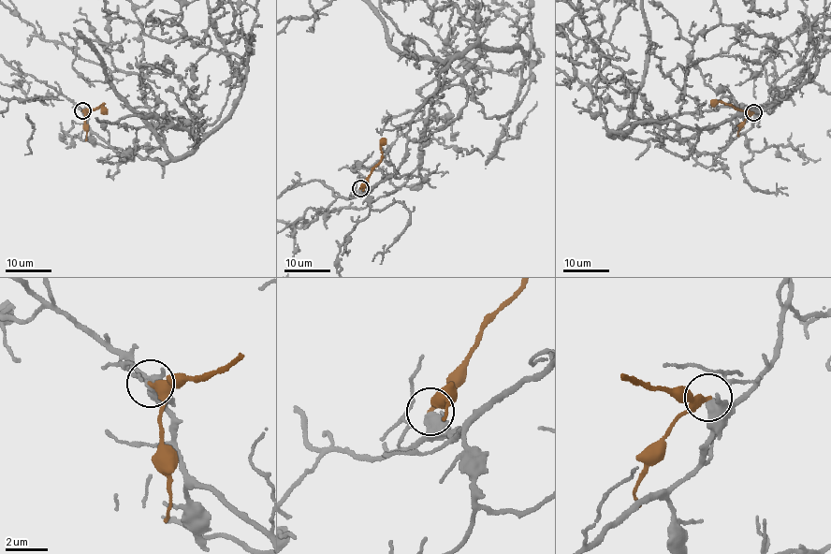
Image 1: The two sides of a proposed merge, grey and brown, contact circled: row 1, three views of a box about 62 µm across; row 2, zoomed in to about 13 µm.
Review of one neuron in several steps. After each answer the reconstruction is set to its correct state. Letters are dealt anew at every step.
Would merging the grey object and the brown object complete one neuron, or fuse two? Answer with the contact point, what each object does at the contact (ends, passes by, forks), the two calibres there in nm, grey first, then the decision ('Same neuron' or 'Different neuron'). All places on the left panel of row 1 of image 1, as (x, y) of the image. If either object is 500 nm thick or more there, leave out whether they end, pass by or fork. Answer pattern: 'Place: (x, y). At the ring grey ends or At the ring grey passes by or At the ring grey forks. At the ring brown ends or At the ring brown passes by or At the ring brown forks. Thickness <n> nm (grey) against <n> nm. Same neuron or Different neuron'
Place: (82, 110). At the ring grey passes by. At the ring brown passes by. Thickness 440 nm (grey) against 260 nm. Different neuron

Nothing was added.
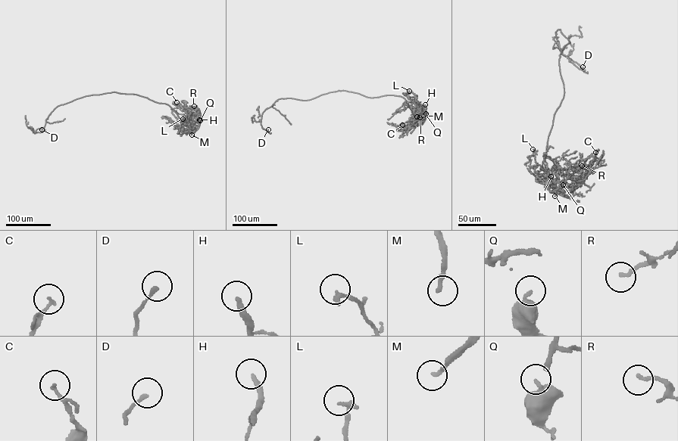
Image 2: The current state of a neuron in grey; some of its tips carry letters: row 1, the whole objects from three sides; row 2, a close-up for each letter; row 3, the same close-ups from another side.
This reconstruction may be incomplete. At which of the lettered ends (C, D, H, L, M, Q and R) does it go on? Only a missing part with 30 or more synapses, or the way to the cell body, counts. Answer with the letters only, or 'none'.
H, M

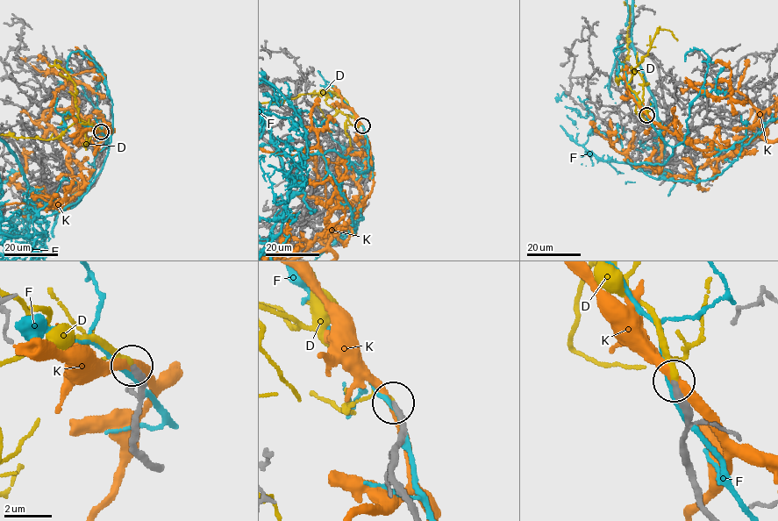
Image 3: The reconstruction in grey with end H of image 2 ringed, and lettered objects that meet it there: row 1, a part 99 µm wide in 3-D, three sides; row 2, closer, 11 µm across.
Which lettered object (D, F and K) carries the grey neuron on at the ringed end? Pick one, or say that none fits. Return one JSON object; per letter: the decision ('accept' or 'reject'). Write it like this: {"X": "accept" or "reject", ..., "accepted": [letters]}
{"D": "accept", "F": "reject", "K": "reject", "accepted": ["D"]}

